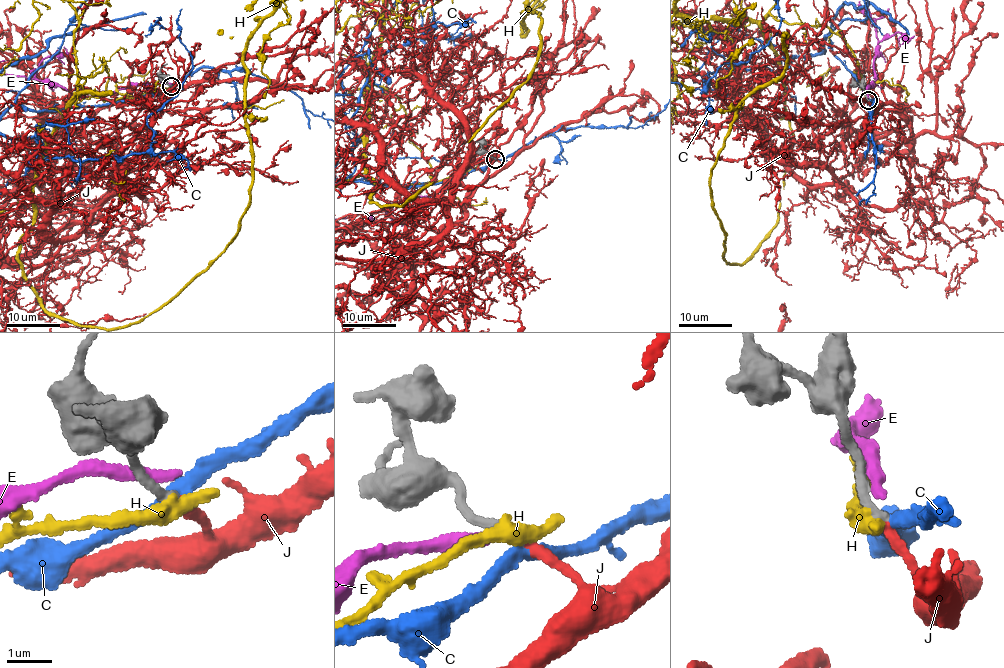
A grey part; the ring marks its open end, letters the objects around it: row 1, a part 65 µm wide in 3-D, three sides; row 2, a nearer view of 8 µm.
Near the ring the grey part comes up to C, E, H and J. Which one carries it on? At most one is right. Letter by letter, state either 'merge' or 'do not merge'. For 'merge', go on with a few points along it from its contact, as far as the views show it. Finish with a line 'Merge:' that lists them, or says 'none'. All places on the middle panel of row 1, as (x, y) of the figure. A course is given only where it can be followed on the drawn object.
C: do not merge
E: do not merge
H: do not merge
J: merge
Merge: J

